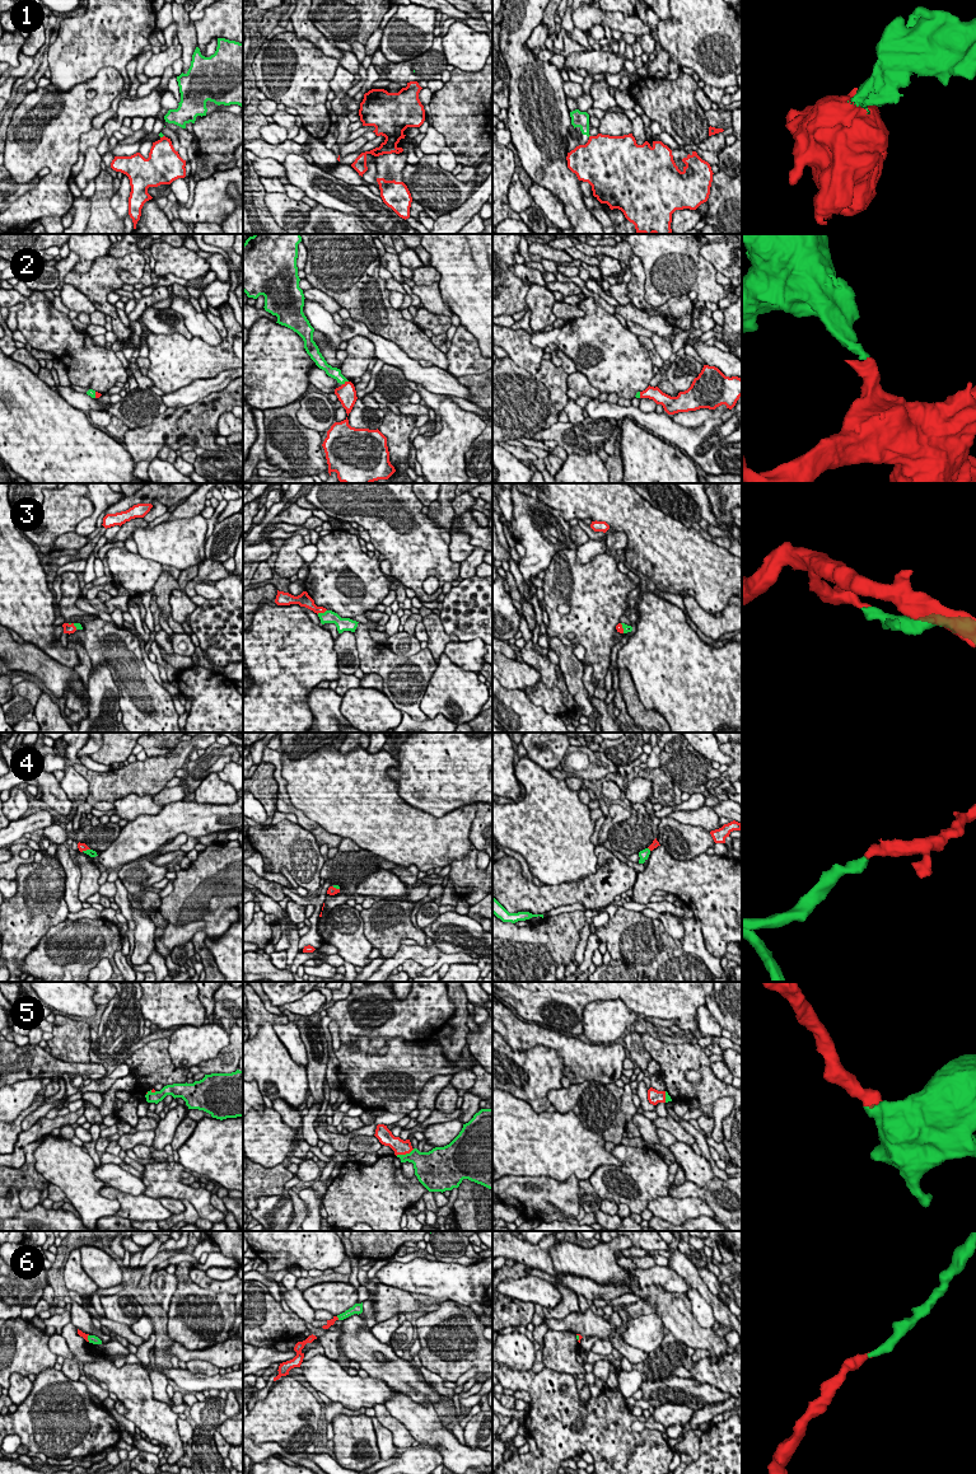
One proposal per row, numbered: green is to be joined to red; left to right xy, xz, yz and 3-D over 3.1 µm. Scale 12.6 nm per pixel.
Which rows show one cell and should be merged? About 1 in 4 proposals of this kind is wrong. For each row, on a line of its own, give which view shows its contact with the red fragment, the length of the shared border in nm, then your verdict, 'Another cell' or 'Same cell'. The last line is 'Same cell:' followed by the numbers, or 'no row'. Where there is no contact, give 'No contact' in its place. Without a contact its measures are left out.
1: Touches red in xy. Shared border 60 nm. Another cell
2: Touches red in xz. Shared border 100 nm. Same cell
3: Touches red in xz. Shared border 140 nm. Same cell
4: Touches red in xy. Shared border 120 nm. Same cell
5: Touches red in xz. Shared border 260 nm. Same cell
6: Touches red in yz. Shared border 100 nm. Same cell
Same cell: 2, 3, 4, 5, 6

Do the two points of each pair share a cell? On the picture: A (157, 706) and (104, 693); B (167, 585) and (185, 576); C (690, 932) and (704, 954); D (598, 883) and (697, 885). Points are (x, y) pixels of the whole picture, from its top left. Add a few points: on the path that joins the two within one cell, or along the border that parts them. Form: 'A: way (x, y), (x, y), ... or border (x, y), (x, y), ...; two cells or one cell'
A: border (108, 669), (118, 692), (120, 710); two cells
B: border (176, 580), (180, 588); two cells
C: way (692, 937), (692, 943), (699, 949); one cell
D: border (639, 873), (631, 888); two cells

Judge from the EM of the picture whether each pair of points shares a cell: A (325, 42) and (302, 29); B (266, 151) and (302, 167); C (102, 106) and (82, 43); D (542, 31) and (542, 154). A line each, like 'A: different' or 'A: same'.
A: same
B: different
C: different
D: different

